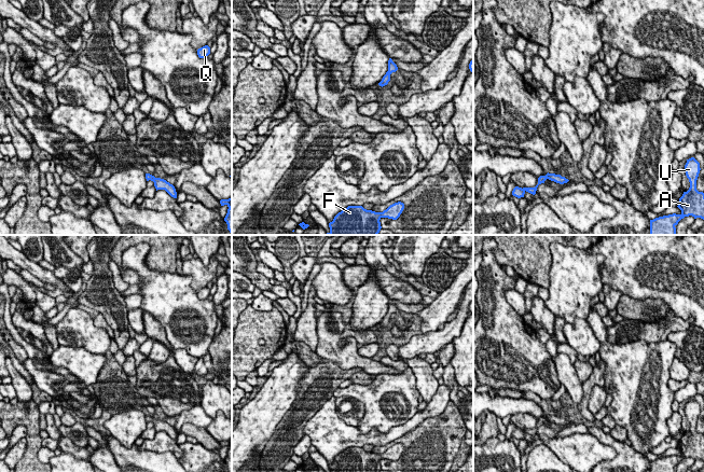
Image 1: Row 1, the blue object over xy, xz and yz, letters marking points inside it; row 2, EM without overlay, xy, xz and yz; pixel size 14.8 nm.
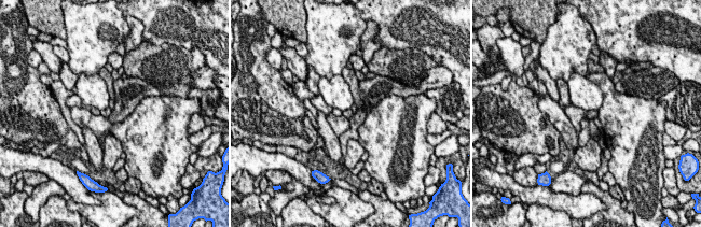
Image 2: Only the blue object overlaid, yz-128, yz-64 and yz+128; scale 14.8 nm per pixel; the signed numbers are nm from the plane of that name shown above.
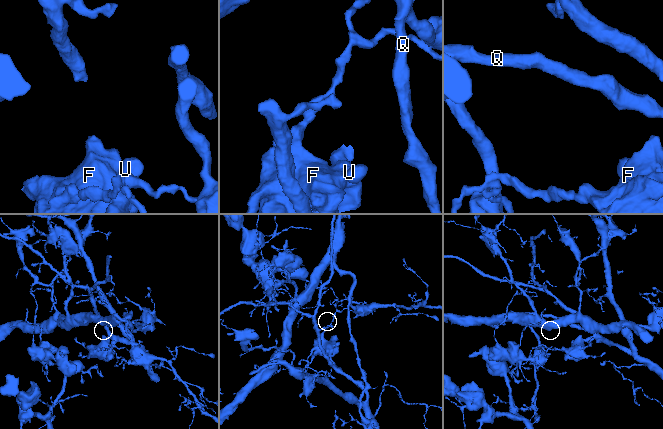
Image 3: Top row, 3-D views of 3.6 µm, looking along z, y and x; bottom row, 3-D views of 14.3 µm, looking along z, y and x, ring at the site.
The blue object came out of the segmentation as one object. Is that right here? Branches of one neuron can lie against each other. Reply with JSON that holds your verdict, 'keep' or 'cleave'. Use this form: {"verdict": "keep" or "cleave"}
{"verdict": "cleave"}

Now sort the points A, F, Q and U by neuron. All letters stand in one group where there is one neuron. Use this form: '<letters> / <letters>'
A F U / Q

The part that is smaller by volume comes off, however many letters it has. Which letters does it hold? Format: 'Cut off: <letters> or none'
Cut off: Q

